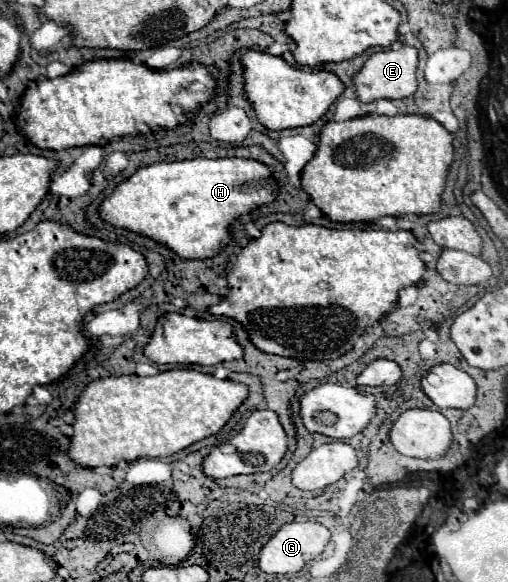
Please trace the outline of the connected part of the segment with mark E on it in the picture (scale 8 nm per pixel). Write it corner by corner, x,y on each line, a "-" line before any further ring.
396,45
388,51
372,53
362,69
352,77
356,95
362,103
372,103
378,99
404,99
416,91
416,65
418,65
418,51
414,47

